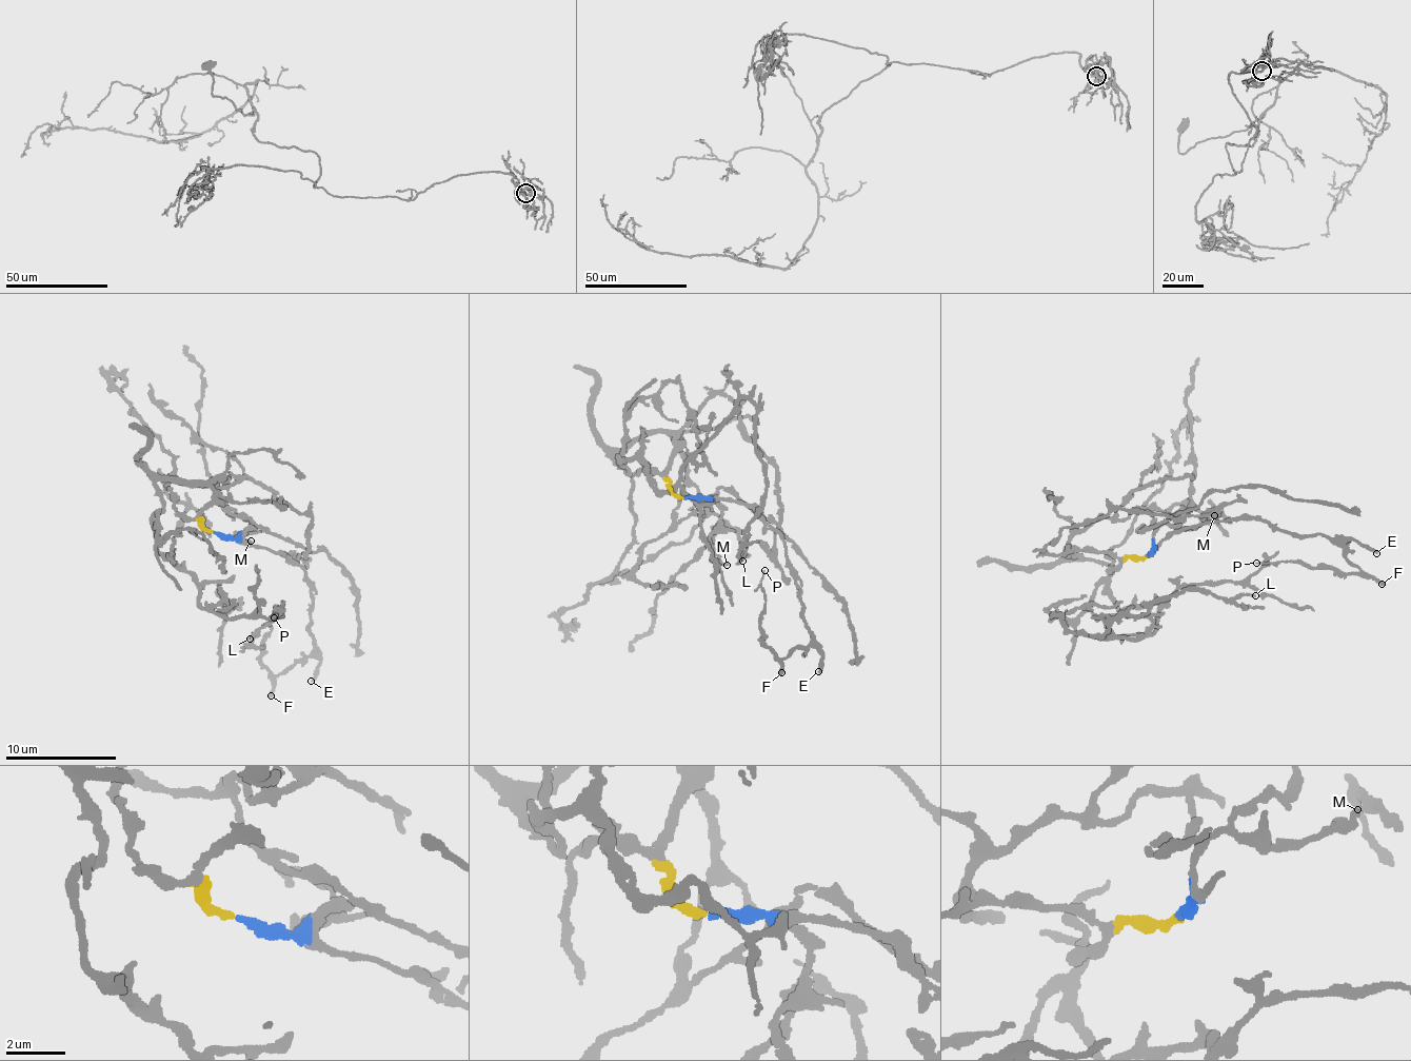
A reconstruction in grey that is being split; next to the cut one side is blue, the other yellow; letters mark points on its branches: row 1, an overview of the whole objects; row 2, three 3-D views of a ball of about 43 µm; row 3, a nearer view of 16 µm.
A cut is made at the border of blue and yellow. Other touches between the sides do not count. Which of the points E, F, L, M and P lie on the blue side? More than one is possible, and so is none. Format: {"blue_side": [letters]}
{"blue_side": ["E", "F", "M", "P"]}

